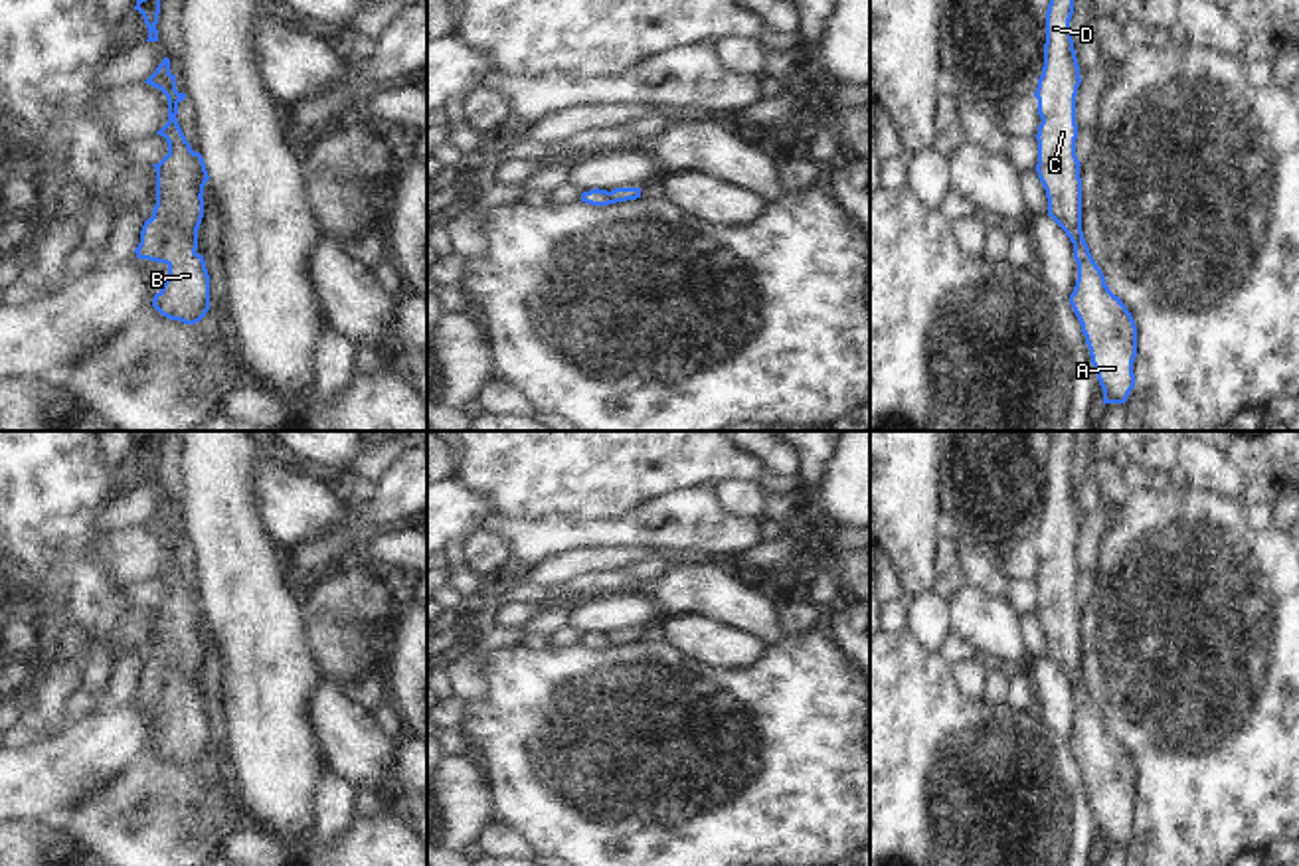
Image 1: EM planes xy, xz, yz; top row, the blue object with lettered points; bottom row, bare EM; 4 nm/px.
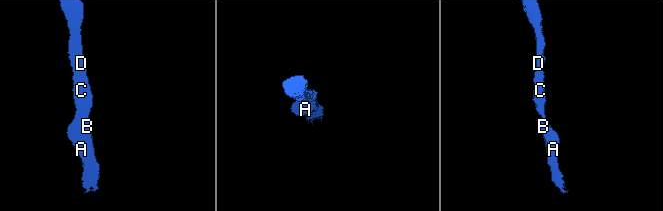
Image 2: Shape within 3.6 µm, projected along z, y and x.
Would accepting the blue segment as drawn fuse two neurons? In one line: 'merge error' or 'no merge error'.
no merge error

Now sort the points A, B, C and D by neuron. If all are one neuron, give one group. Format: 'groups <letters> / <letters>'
groups A B C D

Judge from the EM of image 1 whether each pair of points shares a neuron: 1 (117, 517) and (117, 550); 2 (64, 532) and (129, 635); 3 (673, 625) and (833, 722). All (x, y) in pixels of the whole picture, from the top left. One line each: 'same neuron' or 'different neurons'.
1: different neurons
2: same neuron
3: different neurons

